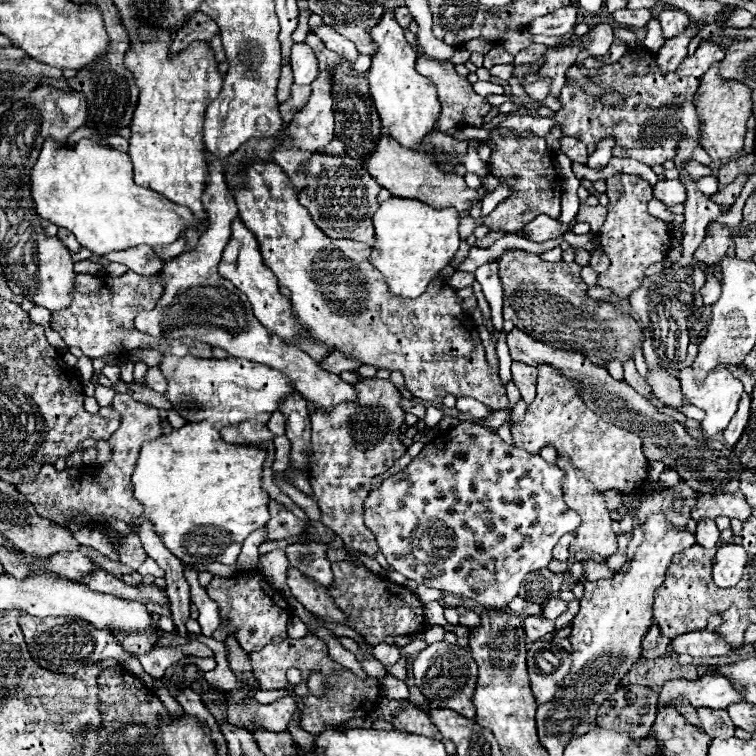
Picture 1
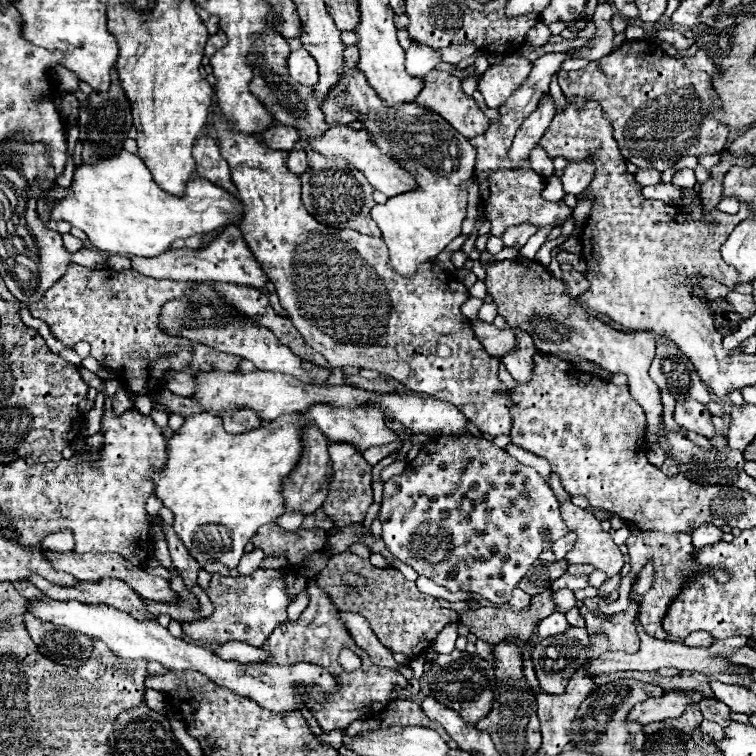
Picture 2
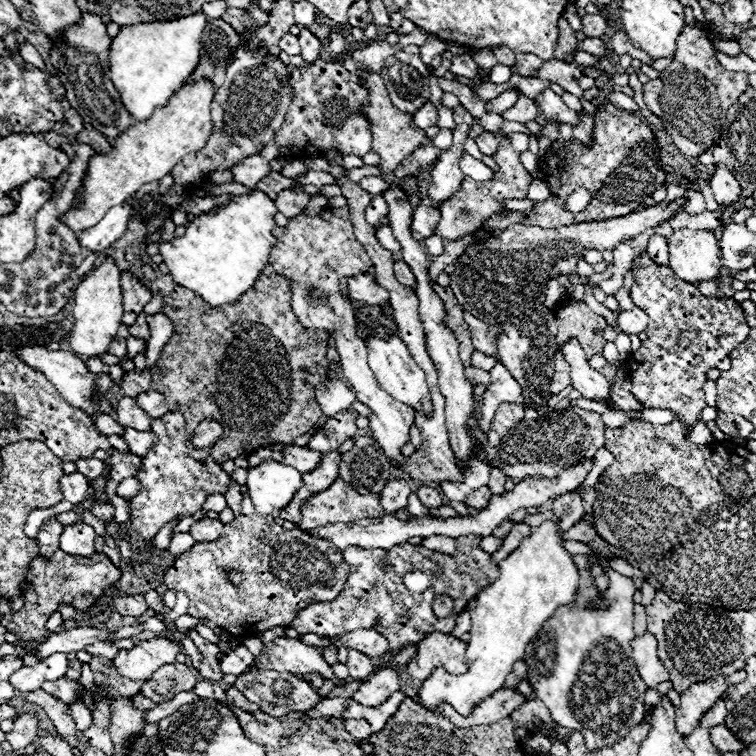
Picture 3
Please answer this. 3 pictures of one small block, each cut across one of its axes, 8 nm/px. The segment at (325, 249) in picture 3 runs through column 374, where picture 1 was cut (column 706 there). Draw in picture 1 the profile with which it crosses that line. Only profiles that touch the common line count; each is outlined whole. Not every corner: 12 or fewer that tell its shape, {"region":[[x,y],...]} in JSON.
{"region":[[722,364],[702,386],[692,370],[680,374],[682,394],[702,408],[702,440],[728,426],[736,413],[742,382]]}

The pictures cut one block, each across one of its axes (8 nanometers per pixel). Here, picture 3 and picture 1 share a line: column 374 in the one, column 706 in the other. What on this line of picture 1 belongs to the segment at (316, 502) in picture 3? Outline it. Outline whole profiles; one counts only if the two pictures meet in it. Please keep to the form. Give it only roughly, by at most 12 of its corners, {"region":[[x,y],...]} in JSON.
{"region":[[742,492],[700,494],[692,518],[746,520]]}

